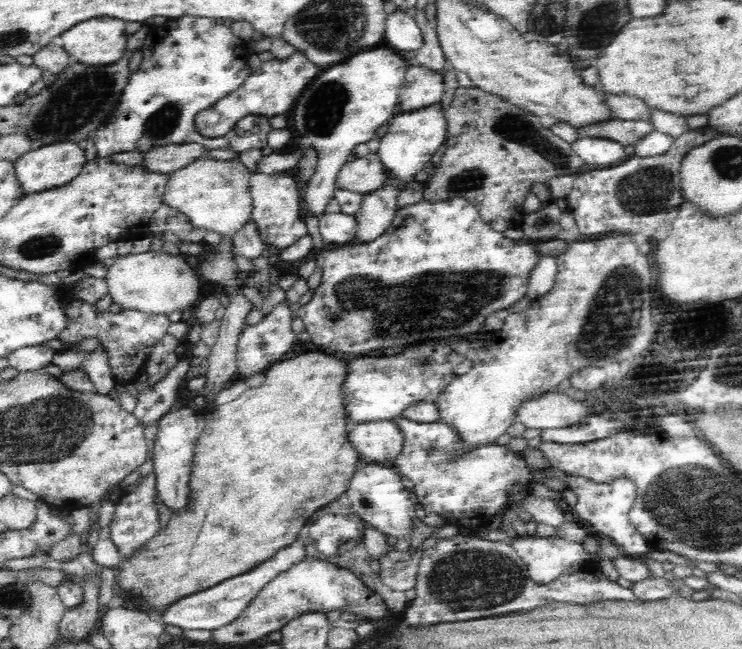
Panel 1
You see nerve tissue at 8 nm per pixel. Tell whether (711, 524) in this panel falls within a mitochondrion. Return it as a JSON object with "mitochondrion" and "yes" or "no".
{"mitochondrion":"yes"}

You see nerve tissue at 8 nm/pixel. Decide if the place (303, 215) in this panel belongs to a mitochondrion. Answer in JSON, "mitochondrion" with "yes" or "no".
{"mitochondrion":"no"}

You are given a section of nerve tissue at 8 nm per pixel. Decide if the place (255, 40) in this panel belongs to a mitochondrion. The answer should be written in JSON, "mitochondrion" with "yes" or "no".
{"mitochondrion":"no"}

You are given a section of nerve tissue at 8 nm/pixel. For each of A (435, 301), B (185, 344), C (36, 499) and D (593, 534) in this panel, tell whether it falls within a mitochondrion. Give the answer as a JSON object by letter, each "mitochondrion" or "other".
{"A":"mitochondrion","B":"other","C":"other","D":"other"}

